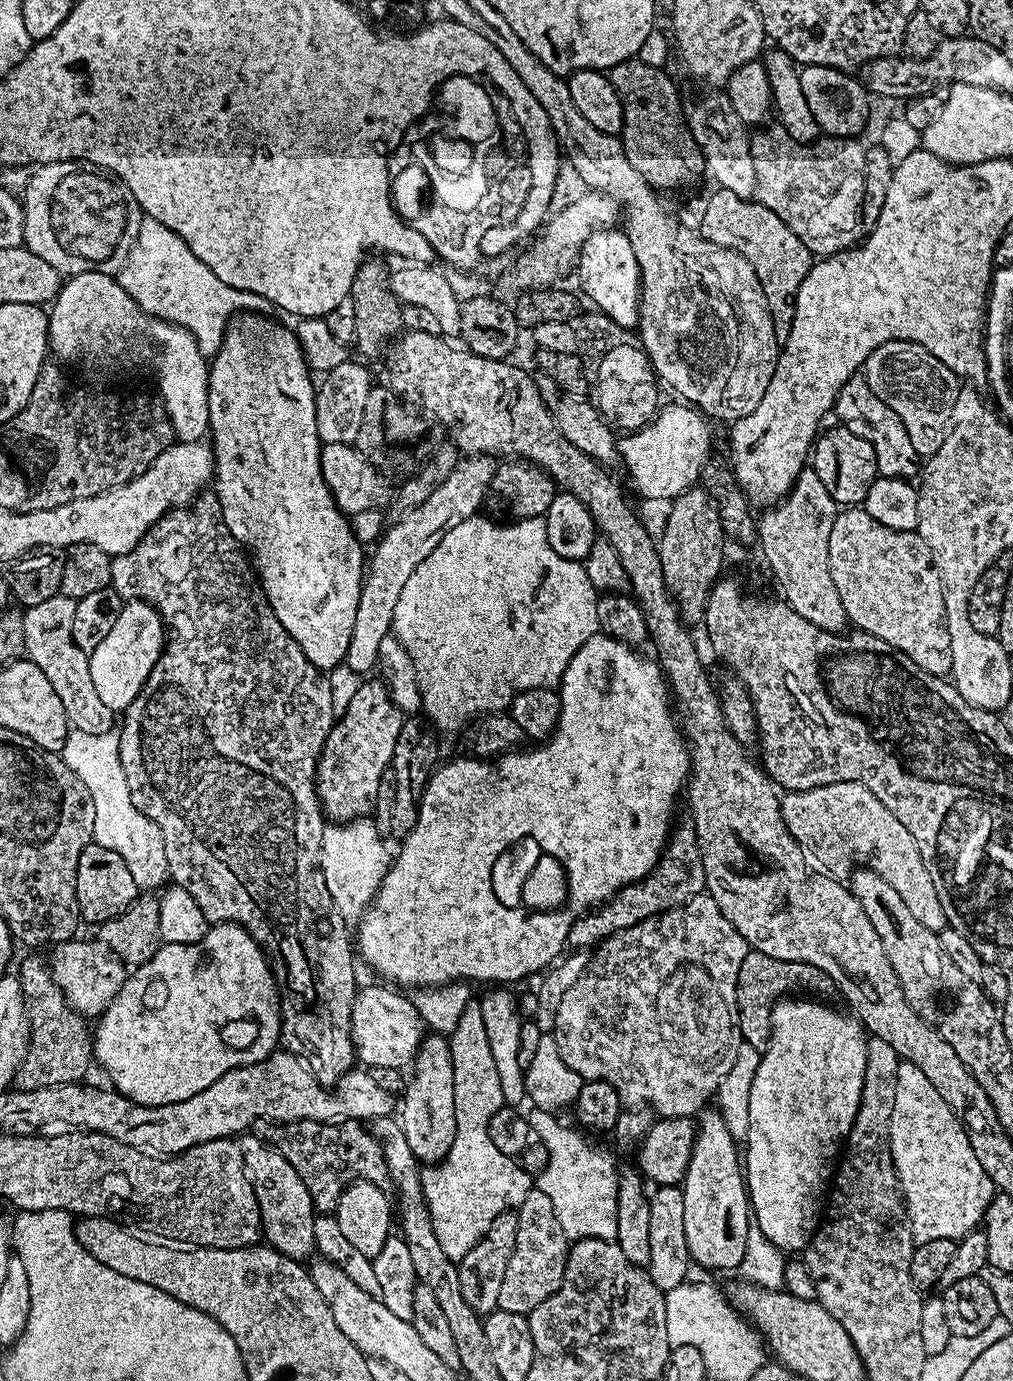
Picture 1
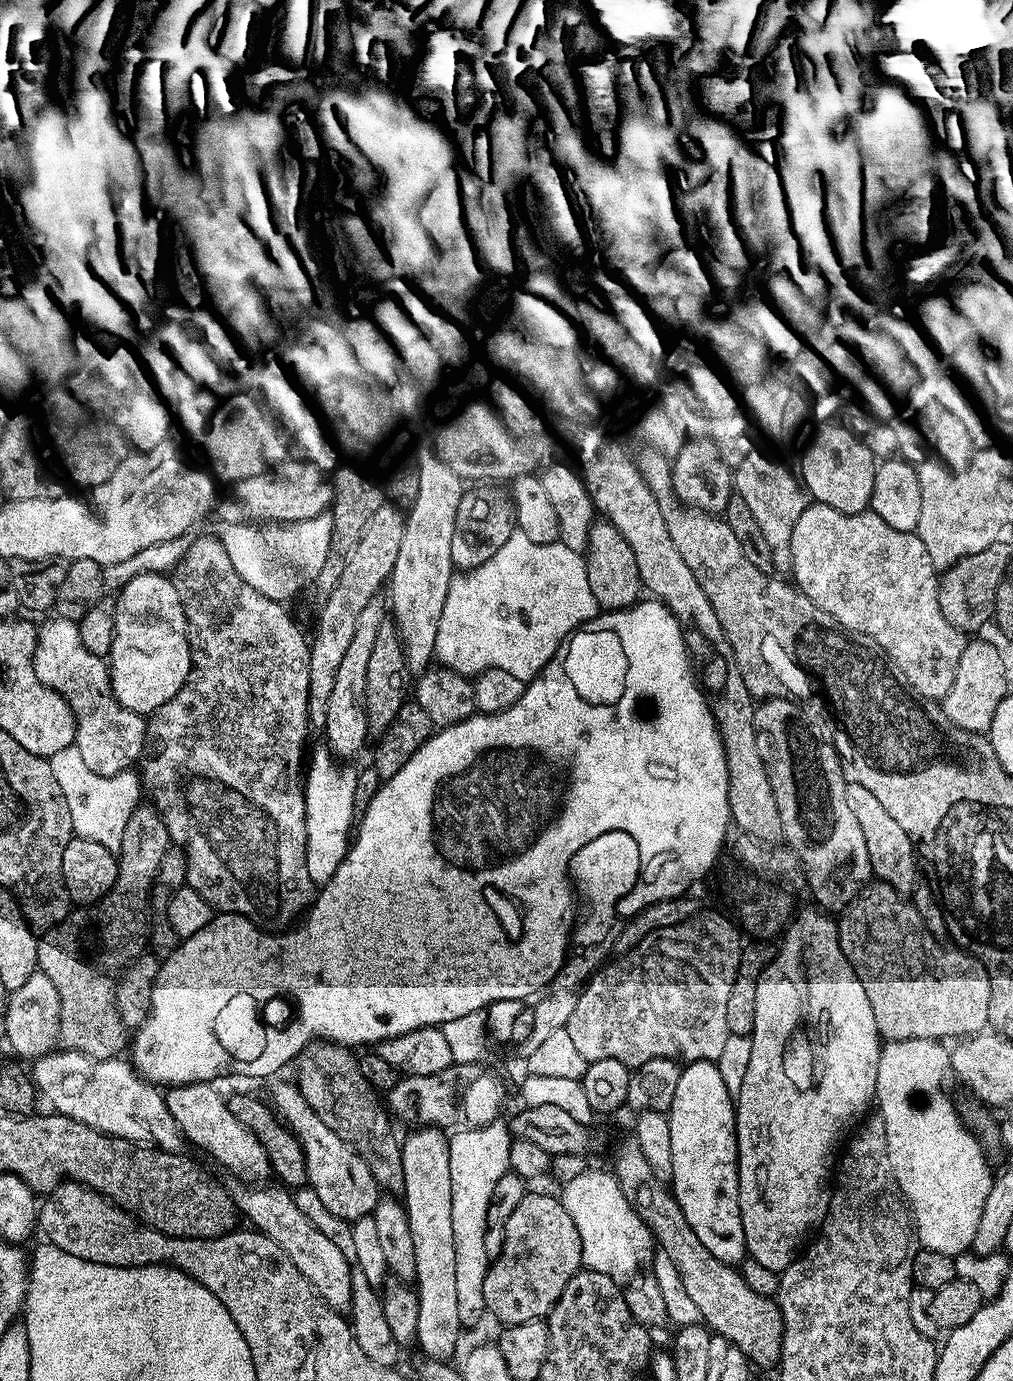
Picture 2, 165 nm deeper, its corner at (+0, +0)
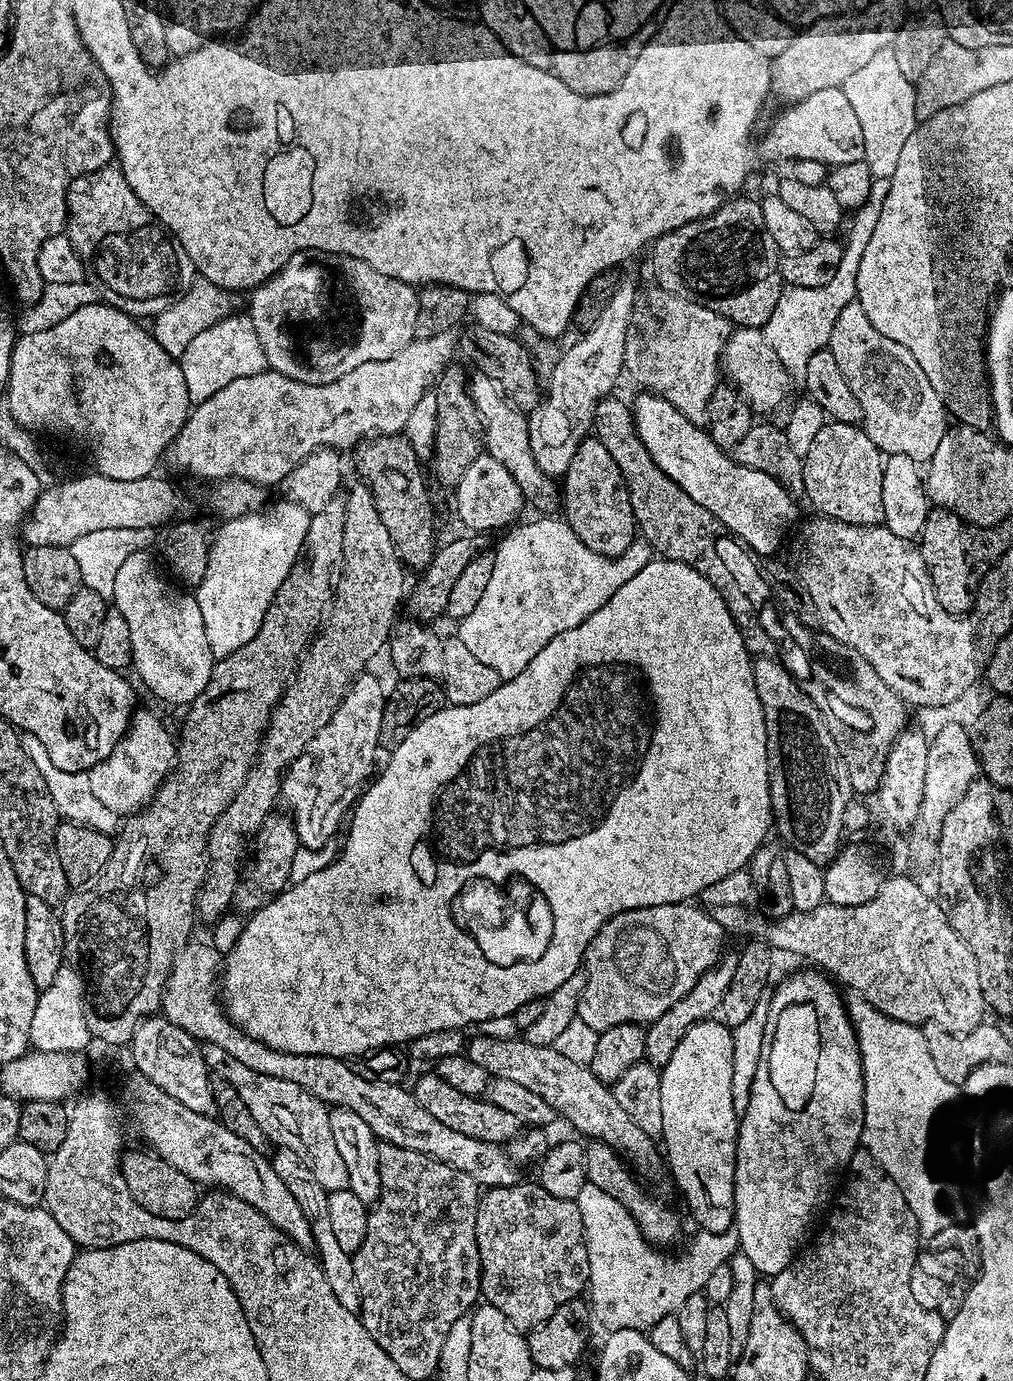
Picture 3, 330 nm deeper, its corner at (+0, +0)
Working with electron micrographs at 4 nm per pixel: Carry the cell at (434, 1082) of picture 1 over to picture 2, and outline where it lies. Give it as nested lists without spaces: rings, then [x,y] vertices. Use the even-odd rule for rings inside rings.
[[[420,1126],[408,1137],[403,1137],[402,1174],[404,1190],[402,1203],[410,1222],[410,1238],[414,1238],[414,1258],[416,1259],[416,1279],[418,1298],[418,1326],[415,1343],[420,1344],[423,1355],[428,1358],[452,1358],[456,1343],[460,1340],[462,1329],[458,1318],[458,1281],[454,1271],[454,1194],[450,1186],[449,1137],[435,1126]]]

